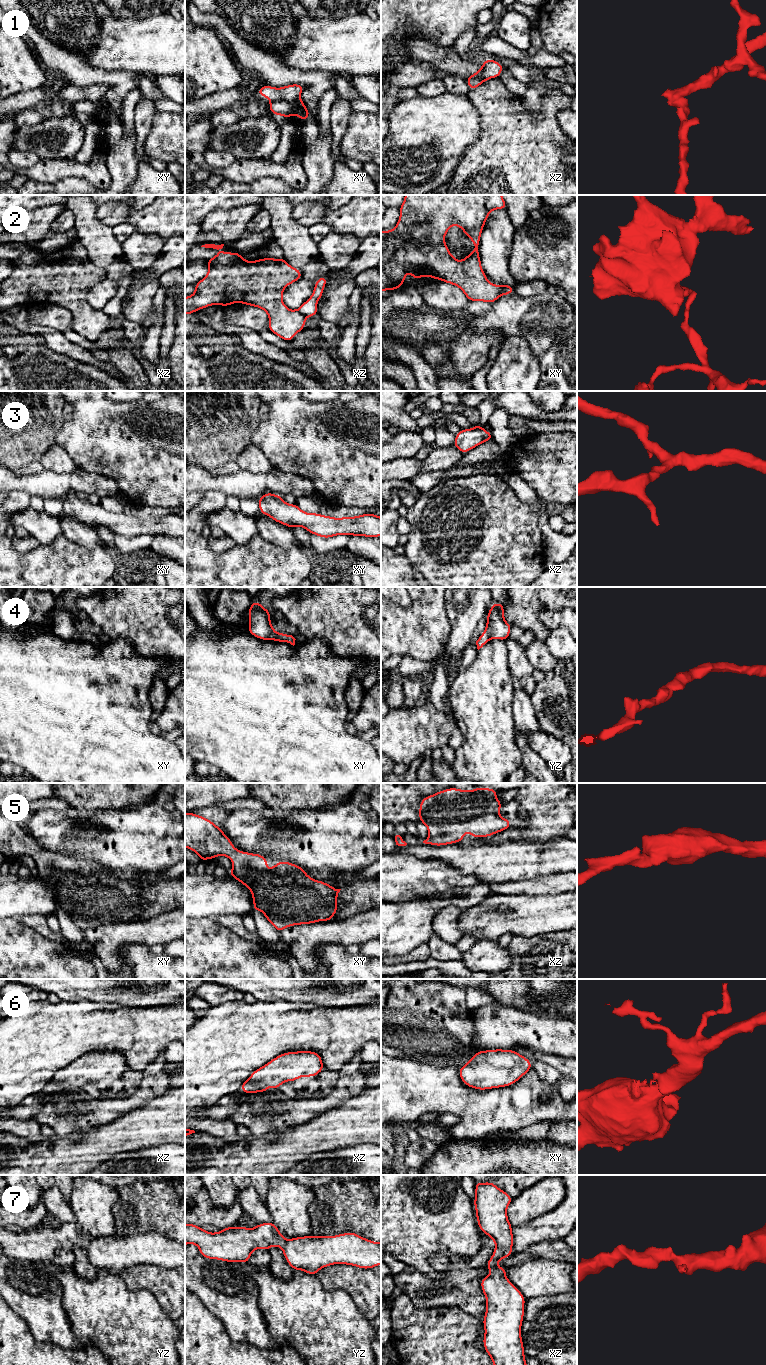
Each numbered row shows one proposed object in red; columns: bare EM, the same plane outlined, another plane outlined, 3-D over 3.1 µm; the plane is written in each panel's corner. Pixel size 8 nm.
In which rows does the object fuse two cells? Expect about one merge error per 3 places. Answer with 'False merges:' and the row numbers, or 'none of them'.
False merges: 1, 2

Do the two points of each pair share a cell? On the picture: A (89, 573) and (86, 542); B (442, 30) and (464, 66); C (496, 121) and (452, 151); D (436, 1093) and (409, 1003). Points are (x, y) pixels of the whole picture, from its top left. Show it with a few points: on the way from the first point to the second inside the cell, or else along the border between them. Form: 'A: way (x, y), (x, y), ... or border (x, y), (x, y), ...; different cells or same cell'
A: border (66, 537), (84, 548), (104, 548); different cells
B: border (429, 42), (438, 46), (452, 47); different cells
C: border (477, 110), (480, 116), (479, 136), (465, 152); different cells
D: border (404, 1058), (409, 1058), (419, 1063), (450, 1067); different cells

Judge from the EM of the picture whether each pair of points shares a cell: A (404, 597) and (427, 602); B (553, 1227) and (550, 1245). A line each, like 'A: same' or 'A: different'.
A: different
B: different

